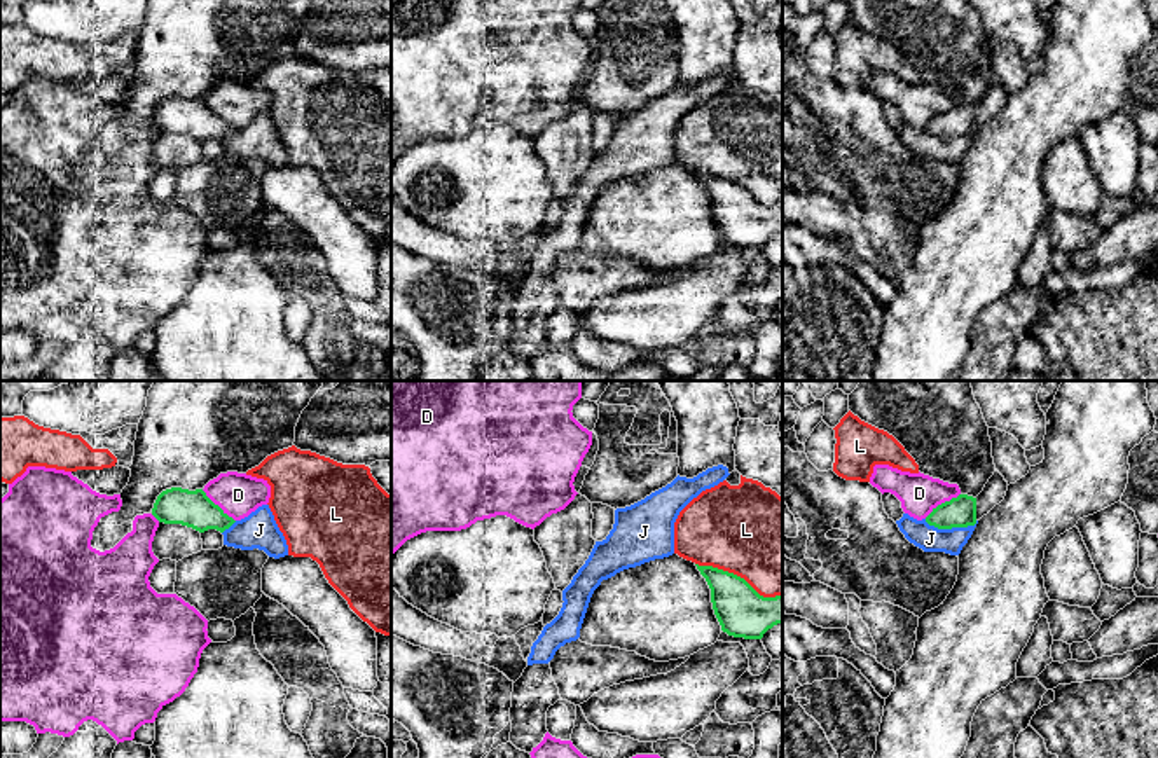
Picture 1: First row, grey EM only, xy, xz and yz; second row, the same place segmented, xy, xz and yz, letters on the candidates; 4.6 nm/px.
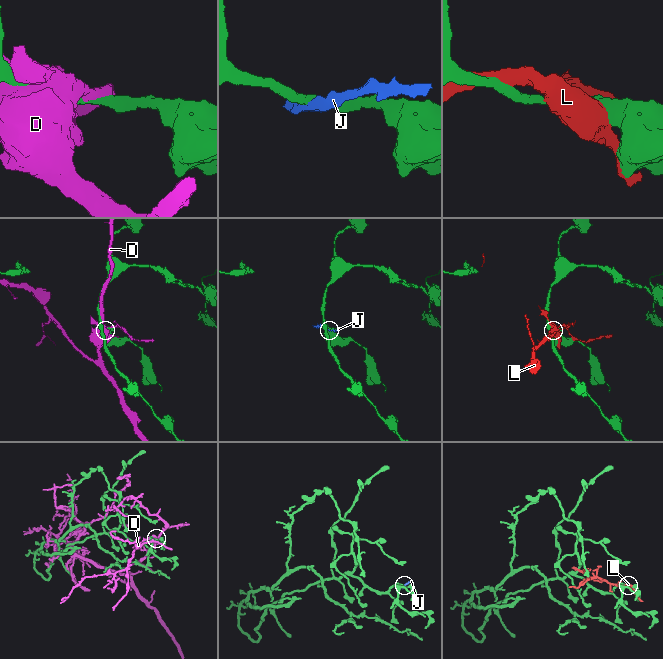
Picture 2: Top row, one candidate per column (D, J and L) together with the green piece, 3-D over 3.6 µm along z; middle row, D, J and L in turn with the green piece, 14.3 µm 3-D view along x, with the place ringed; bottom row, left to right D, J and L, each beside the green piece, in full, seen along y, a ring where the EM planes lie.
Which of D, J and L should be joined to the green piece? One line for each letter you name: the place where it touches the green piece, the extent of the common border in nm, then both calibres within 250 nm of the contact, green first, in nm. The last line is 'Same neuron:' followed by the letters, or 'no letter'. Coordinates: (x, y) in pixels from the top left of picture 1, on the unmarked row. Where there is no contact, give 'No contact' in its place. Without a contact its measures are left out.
Same neuron: no letter

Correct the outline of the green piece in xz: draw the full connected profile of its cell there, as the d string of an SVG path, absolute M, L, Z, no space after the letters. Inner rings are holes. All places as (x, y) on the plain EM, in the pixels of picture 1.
M695 173L711 197L711 211L721 239L734 246L762 248L777 232L782 232L782 204L763 206L744 187L713 176Z

